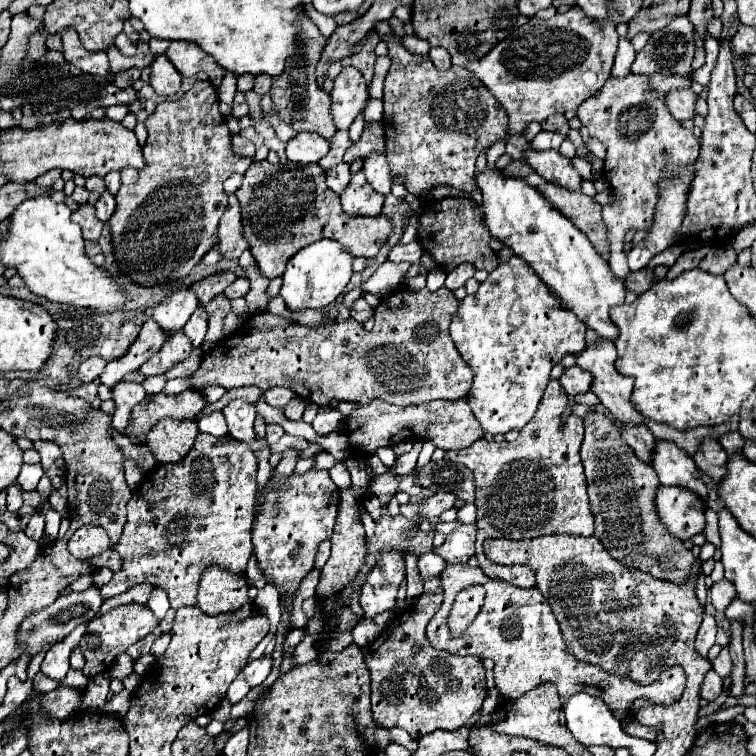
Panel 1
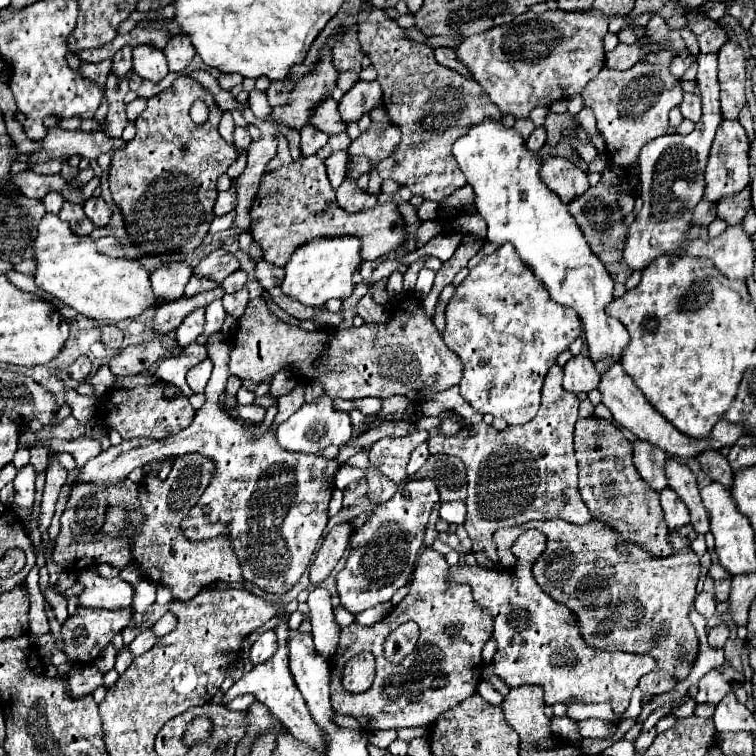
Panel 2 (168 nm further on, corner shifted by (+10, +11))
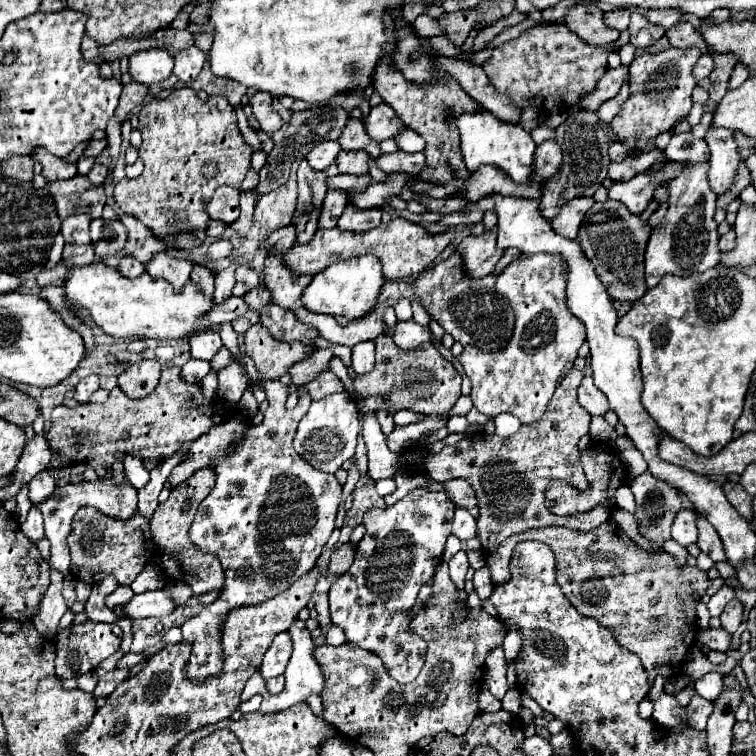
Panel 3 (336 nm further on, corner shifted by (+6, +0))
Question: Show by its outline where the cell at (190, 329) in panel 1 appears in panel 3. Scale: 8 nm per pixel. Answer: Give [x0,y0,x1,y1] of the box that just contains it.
[189,332,223,360]

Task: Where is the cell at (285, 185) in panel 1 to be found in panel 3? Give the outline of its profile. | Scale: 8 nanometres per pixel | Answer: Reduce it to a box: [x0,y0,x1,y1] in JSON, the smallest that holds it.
[281,218,453,280]

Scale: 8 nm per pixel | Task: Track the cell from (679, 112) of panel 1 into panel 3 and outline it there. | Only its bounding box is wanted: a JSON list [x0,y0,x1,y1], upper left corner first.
[705,124,741,194]

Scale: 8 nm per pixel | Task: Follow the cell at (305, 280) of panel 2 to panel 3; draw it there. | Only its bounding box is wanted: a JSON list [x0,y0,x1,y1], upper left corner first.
[301,254,385,320]

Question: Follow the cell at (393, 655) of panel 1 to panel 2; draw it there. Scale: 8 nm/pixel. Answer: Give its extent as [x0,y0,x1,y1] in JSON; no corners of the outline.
[331,547,493,731]

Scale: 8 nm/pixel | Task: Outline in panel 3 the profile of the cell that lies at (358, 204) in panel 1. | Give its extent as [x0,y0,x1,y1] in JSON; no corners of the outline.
[339,206,381,232]

